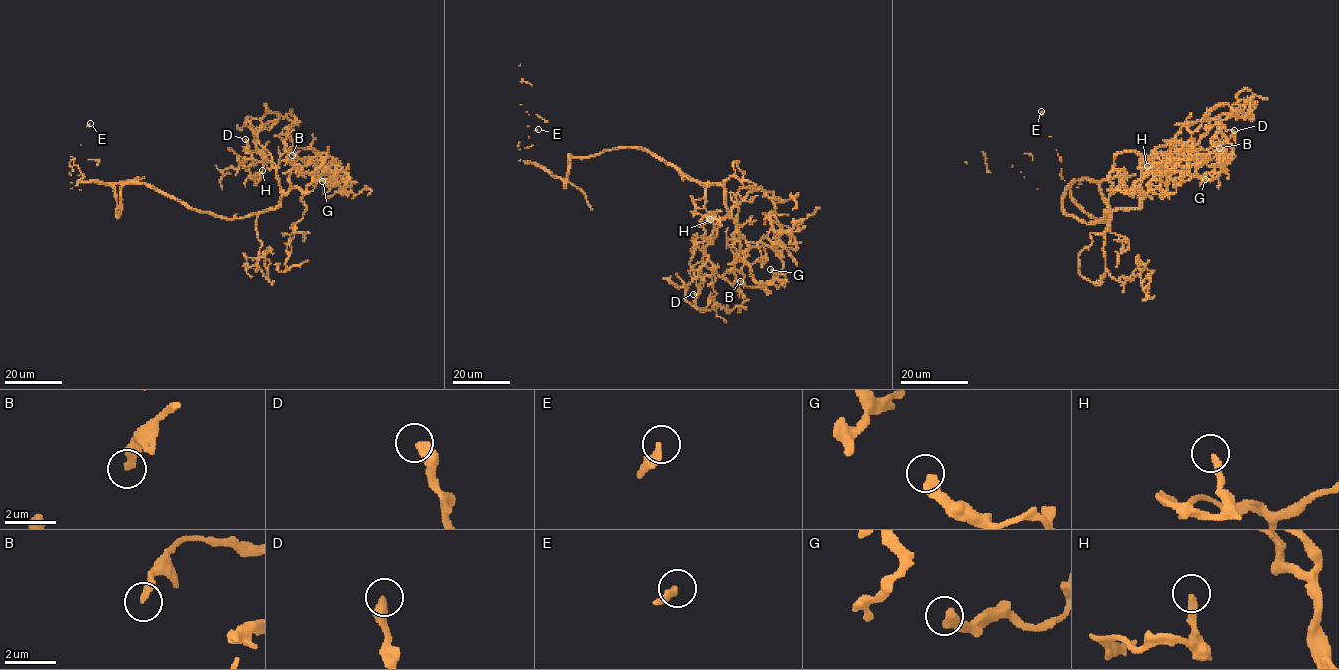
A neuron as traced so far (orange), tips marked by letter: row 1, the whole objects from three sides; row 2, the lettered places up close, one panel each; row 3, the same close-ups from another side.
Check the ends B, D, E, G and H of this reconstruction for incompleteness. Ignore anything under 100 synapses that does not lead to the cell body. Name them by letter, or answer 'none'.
E

